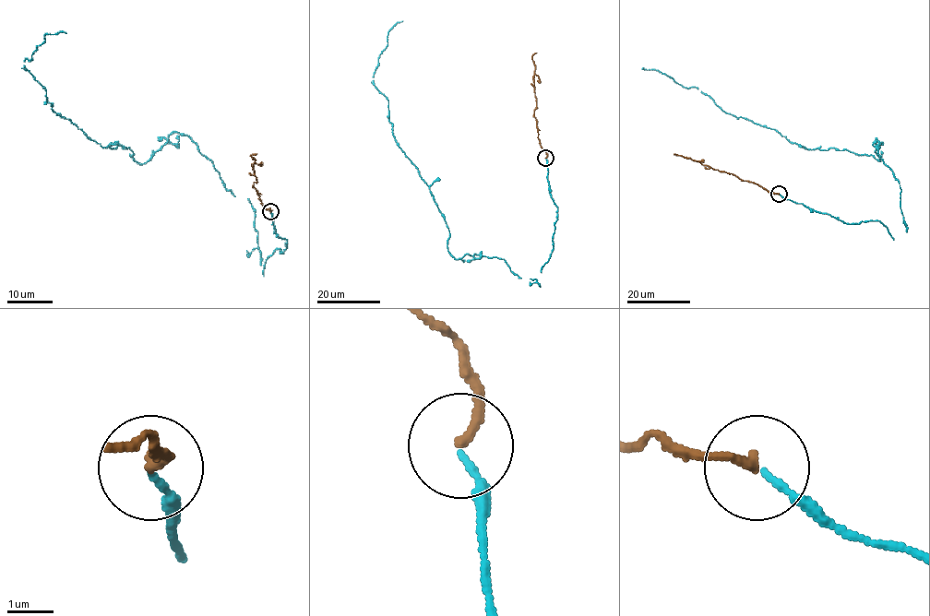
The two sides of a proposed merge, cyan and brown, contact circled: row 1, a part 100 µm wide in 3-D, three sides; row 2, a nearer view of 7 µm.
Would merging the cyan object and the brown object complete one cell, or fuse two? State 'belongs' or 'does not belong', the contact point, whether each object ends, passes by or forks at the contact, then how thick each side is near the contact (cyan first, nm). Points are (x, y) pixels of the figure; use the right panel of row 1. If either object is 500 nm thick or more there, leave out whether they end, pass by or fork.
belongs | (779, 194) | cyan ends | brown ends | 120/200 nm

